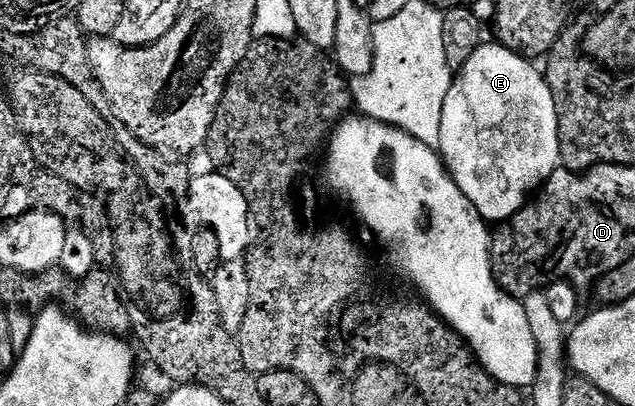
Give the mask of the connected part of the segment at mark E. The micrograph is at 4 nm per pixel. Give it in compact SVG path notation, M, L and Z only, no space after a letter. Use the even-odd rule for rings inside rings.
M480 46L462 70L459 79L463 80L456 79L452 83L441 114L438 147L441 159L461 195L487 222L502 222L517 215L532 193L556 175L555 167L558 169L561 164L559 119L551 88L540 73L538 76L531 72L527 76L528 61L520 53L506 46L498 47Z

